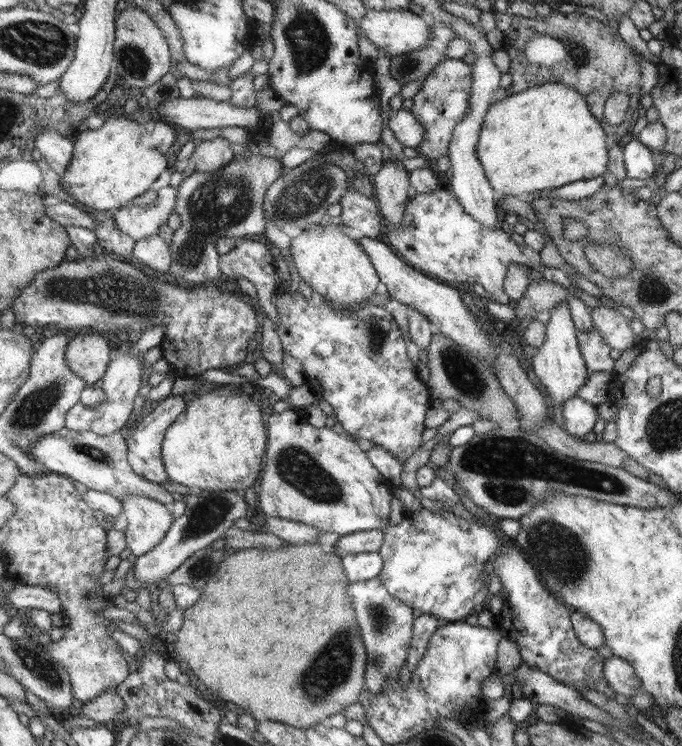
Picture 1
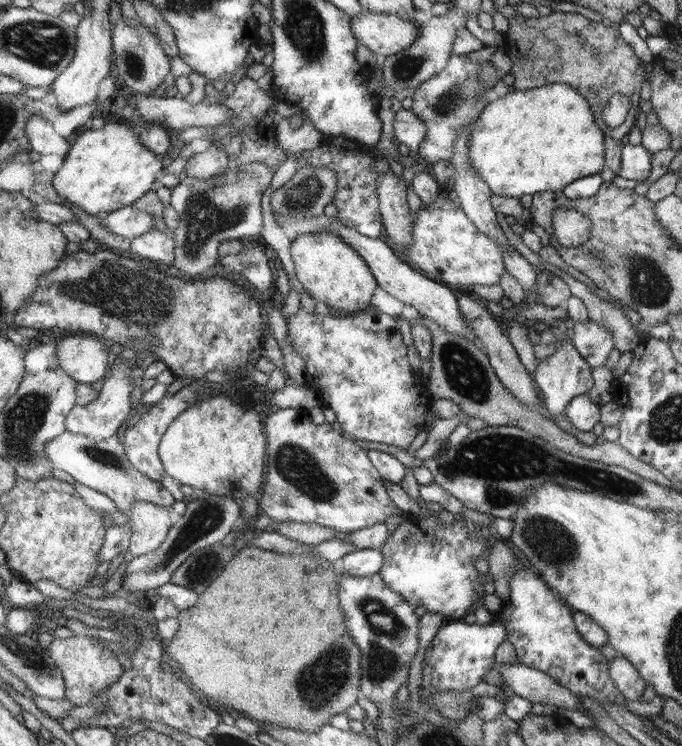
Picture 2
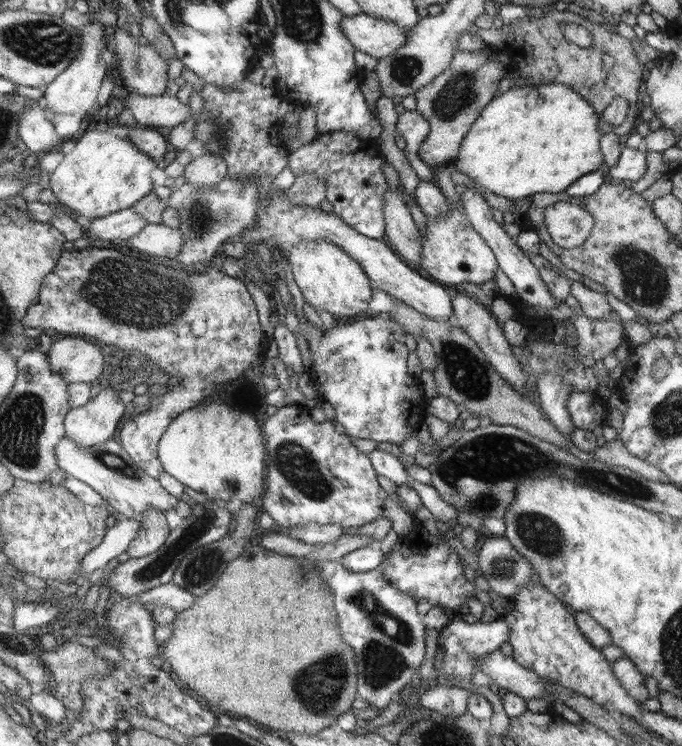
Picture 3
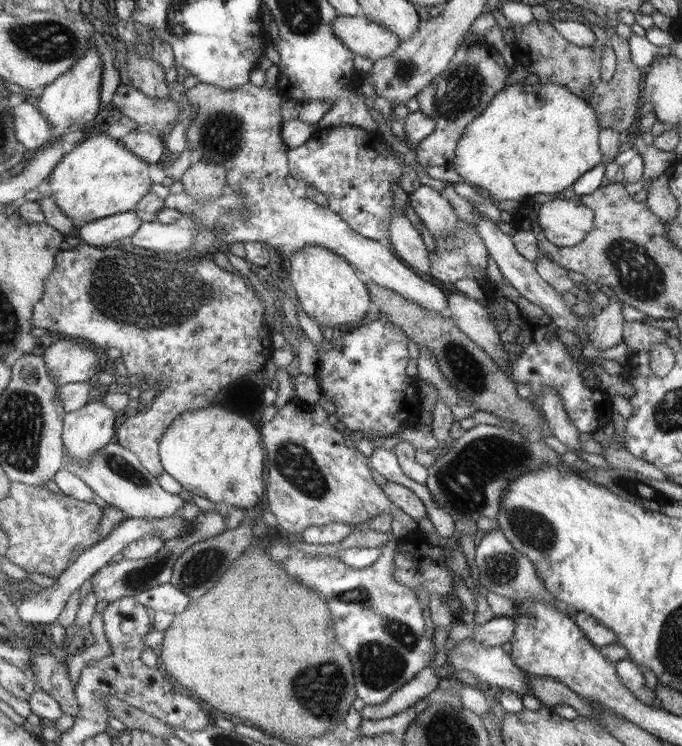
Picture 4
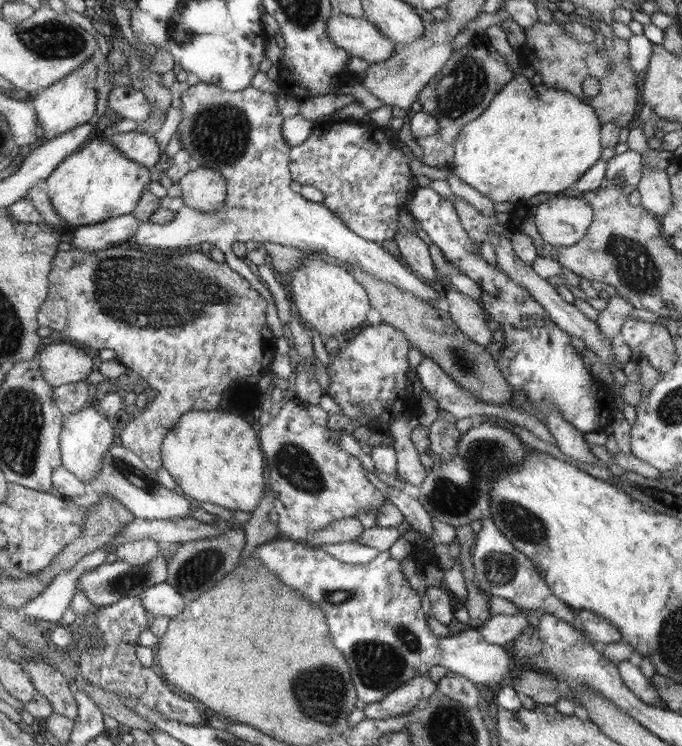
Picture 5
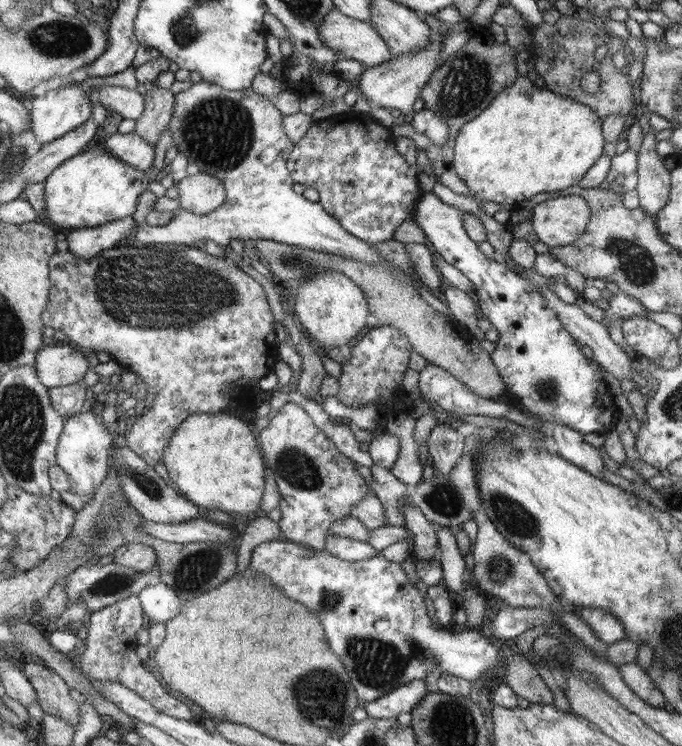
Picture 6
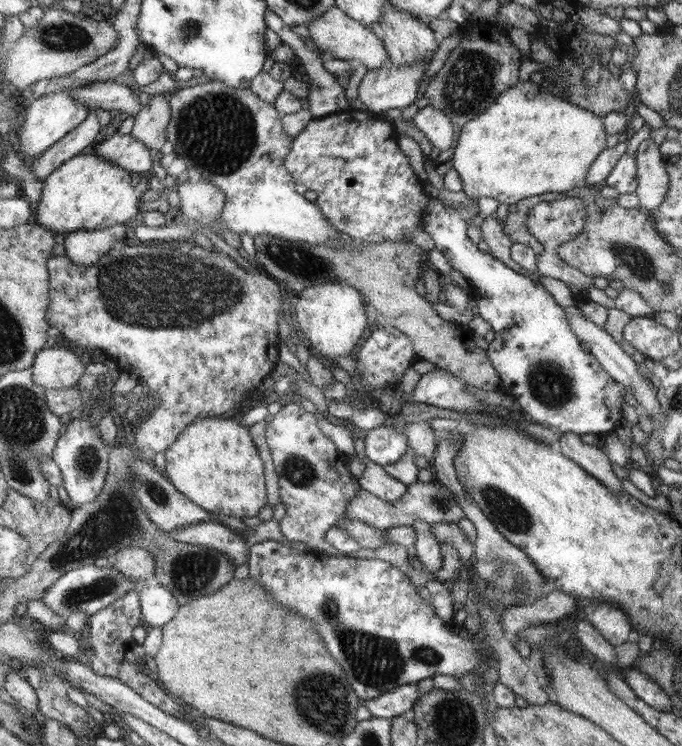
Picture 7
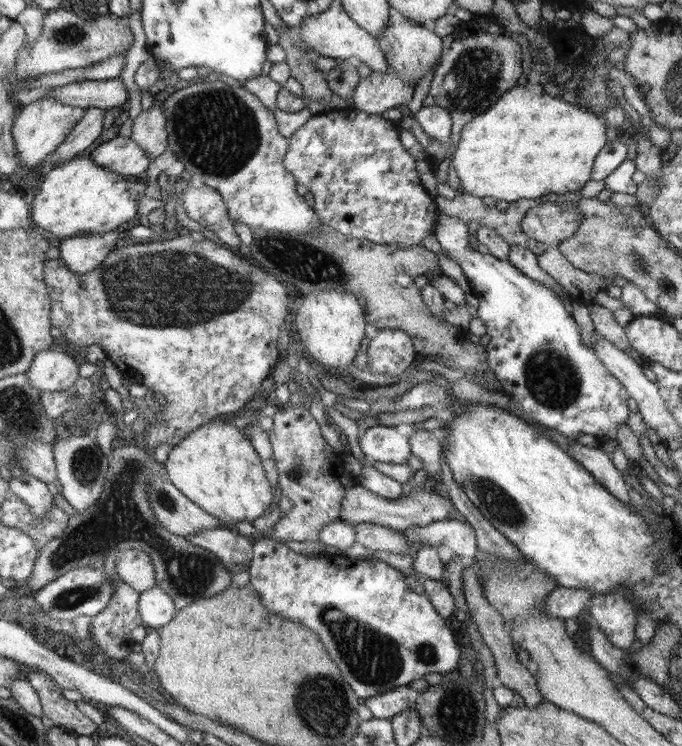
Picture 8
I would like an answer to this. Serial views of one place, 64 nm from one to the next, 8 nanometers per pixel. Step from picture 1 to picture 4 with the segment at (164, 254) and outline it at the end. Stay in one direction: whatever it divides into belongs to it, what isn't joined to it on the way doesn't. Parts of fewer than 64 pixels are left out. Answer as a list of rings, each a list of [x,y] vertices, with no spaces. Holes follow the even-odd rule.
[[[184,213],[174,224],[160,224],[157,220],[142,223],[131,236],[132,244],[155,252],[174,252],[188,250],[197,237],[196,219]]]

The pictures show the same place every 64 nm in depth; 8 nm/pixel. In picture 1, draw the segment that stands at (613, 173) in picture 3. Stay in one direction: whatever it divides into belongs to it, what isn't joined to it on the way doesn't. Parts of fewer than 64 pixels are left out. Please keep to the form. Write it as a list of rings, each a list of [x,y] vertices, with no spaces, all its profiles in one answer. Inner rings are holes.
[[[633,138],[624,146],[623,161],[628,178],[644,178],[652,176],[654,168],[654,151],[646,148],[638,139]]]

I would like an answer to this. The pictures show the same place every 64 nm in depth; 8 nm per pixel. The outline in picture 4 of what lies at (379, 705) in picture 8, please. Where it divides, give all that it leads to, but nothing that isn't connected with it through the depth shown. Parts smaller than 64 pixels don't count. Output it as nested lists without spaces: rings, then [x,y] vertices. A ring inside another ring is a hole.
[[[434,666],[422,668],[412,680],[409,680],[403,687],[397,690],[388,701],[381,705],[366,705],[360,709],[363,719],[380,720],[390,718],[400,712],[408,710],[426,698],[431,692],[439,688],[440,678],[436,675]]]

